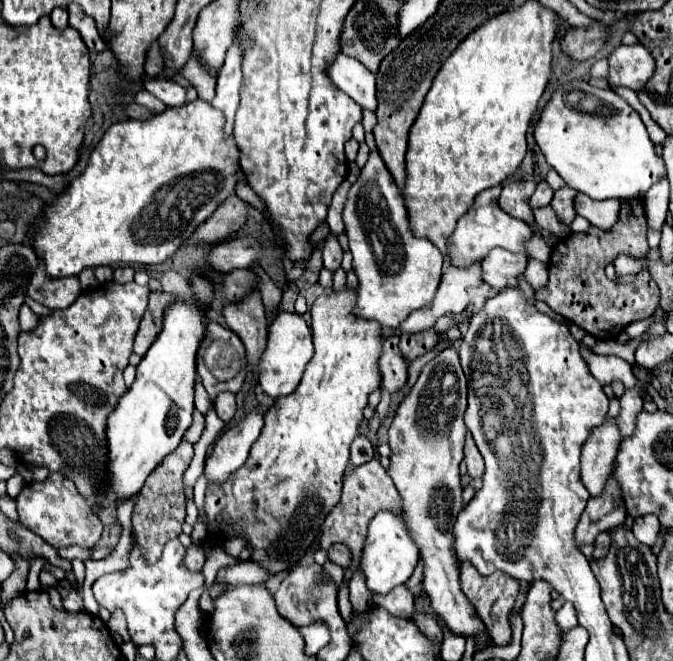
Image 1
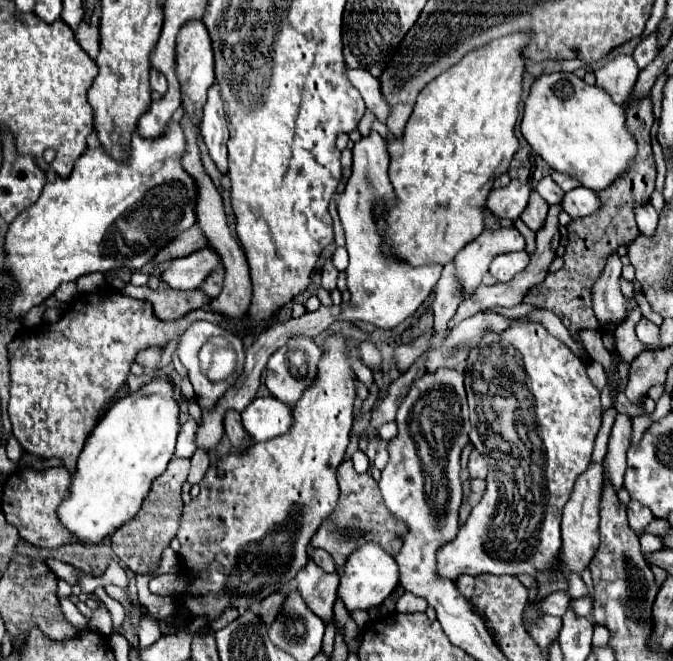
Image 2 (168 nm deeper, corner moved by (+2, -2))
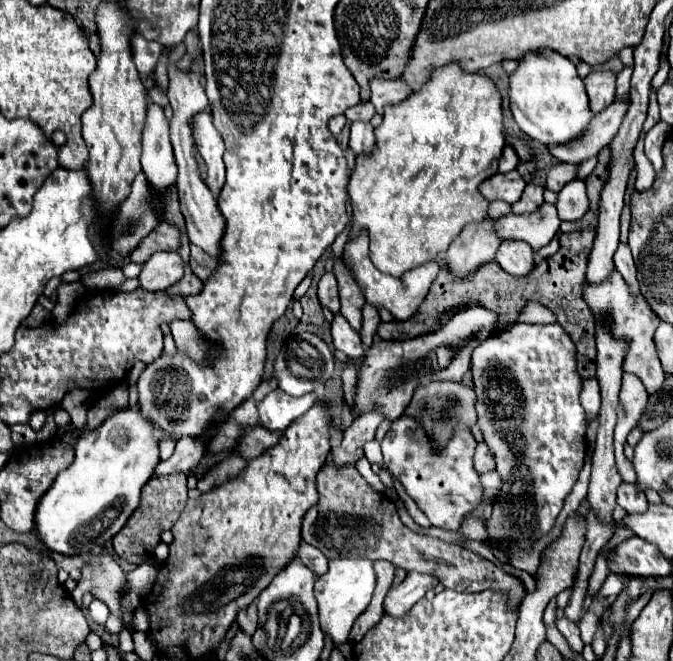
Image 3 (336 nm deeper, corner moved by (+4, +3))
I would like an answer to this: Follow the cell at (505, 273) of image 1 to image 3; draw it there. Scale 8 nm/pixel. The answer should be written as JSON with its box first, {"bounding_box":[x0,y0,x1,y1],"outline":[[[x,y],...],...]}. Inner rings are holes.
{"bounding_box":[495,242,533,276],"outline":[[[501,242],[495,262],[513,276],[525,276],[533,268],[533,250],[525,242]]]}

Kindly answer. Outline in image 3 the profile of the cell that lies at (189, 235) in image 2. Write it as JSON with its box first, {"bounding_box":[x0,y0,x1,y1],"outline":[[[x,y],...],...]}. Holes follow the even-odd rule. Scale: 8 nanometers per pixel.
{"bounding_box":[131,222,181,262],"outline":[[[163,222],[131,252],[131,260],[147,262],[147,258],[151,258],[151,254],[155,254],[159,250],[167,250],[167,252],[177,250],[179,246],[181,246],[181,230],[175,224]]]}

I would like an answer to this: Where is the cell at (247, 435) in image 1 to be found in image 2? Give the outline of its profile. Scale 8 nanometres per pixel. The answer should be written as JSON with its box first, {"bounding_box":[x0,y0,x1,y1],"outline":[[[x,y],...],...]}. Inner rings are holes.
{"bounding_box":[241,397,293,441],"outline":[[[275,397],[255,399],[241,417],[253,441],[269,441],[283,435],[293,425],[293,409]]]}

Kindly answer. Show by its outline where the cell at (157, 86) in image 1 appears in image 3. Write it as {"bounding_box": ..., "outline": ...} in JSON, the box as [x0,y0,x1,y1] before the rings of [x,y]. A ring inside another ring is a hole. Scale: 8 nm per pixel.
{"bounding_box":[131,34,163,76],"outline":[[[135,34],[131,38],[133,42],[133,54],[135,54],[135,66],[139,70],[139,74],[143,76],[153,76],[155,66],[163,54],[163,44],[155,42],[155,40],[145,40],[143,36]]]}

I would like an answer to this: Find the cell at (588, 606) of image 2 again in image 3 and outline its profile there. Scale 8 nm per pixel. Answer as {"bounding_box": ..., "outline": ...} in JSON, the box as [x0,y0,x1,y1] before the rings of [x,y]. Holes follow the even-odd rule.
{"bounding_box":[599,574,623,598],"outline":[[[609,574],[607,576],[607,580],[603,582],[603,586],[599,588],[599,596],[605,596],[605,598],[609,598],[609,596],[617,596],[619,592],[621,592],[621,586],[623,586],[623,582],[621,582],[621,578],[615,574]]]}

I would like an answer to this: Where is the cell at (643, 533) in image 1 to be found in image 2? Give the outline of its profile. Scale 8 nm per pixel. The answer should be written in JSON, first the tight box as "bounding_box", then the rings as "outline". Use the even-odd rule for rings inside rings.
{"bounding_box":[627,499,653,531],"outline":[[[633,499],[627,505],[627,517],[629,517],[629,525],[633,531],[639,531],[653,521],[653,513],[649,511],[649,507],[643,507],[641,503],[637,503]]]}

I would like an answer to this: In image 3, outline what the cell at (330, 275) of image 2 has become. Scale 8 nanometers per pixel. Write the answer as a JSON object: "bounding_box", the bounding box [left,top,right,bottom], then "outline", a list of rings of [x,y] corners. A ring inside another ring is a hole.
{"bounding_box":[319,272,339,312],"outline":[[[325,272],[319,280],[319,302],[327,306],[331,312],[339,312],[339,294],[337,294],[337,280],[333,272]]]}

